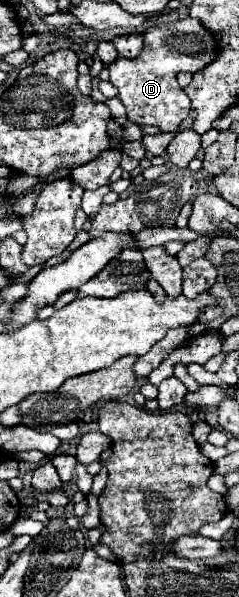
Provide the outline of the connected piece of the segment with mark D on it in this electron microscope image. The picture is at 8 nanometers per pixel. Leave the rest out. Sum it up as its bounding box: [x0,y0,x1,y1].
[108,18,218,132]

